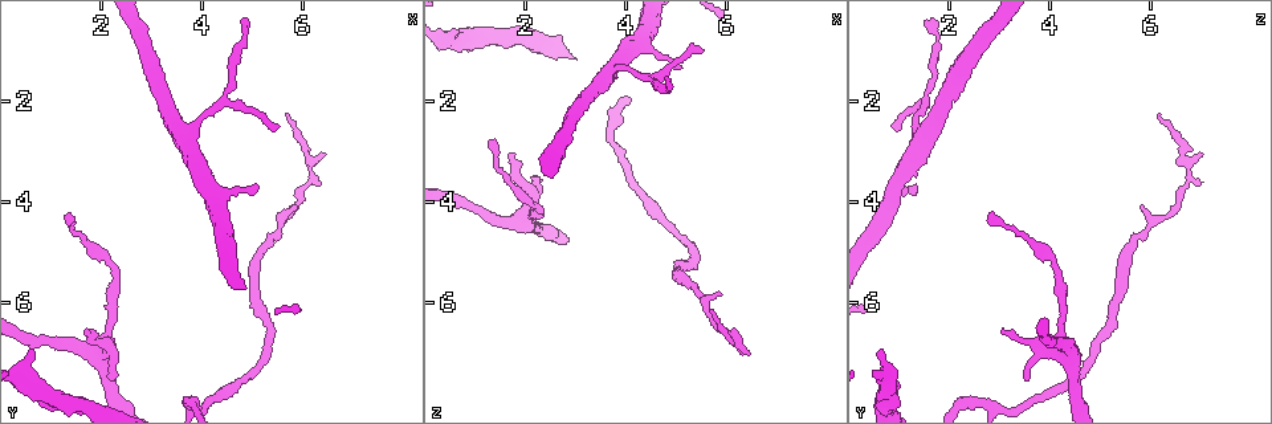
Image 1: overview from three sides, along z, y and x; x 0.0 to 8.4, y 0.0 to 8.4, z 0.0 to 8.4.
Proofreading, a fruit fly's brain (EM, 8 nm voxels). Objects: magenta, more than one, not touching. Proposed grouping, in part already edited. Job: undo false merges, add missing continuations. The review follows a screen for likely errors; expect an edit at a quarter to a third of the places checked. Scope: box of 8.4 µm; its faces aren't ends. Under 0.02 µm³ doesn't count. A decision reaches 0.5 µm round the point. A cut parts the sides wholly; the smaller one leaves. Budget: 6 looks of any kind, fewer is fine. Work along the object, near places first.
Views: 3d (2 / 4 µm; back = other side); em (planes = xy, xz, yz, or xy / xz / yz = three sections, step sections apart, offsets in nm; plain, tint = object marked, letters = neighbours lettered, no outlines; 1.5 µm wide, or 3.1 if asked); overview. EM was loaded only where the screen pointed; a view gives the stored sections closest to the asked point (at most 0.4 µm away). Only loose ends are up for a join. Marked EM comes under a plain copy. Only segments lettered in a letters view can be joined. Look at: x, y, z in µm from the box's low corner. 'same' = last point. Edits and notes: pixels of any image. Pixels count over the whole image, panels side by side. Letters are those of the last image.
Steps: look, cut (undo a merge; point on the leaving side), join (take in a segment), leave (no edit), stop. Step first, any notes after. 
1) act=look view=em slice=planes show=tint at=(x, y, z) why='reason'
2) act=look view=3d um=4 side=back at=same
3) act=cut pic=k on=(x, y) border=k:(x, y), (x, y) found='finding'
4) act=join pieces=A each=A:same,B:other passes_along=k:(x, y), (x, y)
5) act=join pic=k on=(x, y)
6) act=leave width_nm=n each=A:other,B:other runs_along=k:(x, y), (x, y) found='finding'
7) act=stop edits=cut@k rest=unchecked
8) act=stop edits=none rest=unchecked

act=look view=em slice=xy step=8 show=tint at=(2.15, 7.55, 3.60) why='free end'

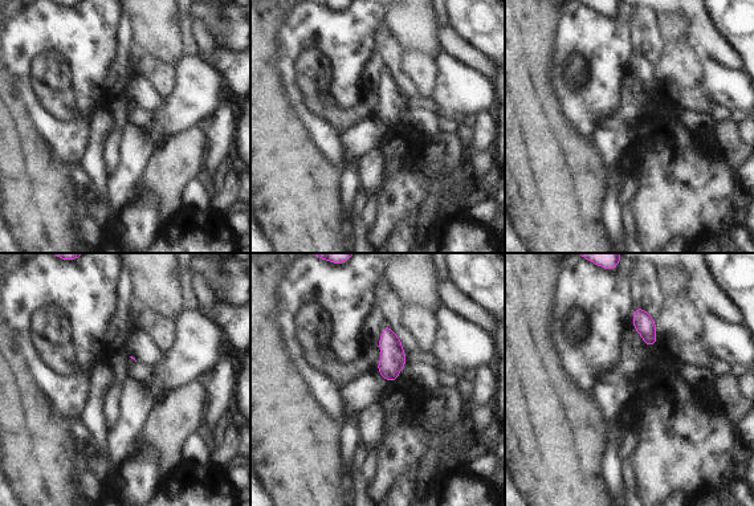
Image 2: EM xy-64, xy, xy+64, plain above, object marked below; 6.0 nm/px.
act=look view=em slice=planes show=letters at=same why='another direction'

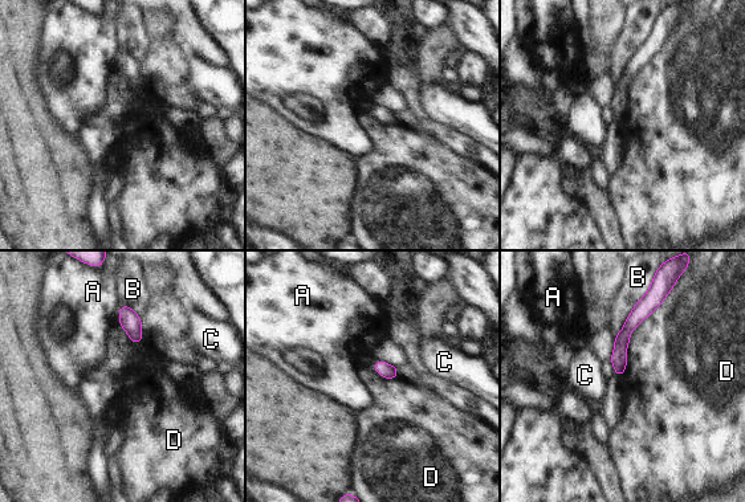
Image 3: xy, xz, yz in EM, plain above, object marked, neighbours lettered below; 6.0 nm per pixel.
act=leave longest_contact=D:550nm each=A:other,B:other,C:other,D:other border=3:(667, 297), (634, 329), (619, 376) found='none of them fits'

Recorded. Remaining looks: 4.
act=look view=3d um=2 side=back at=(1.45, 4.35, 2.75) why='long arm stops here'

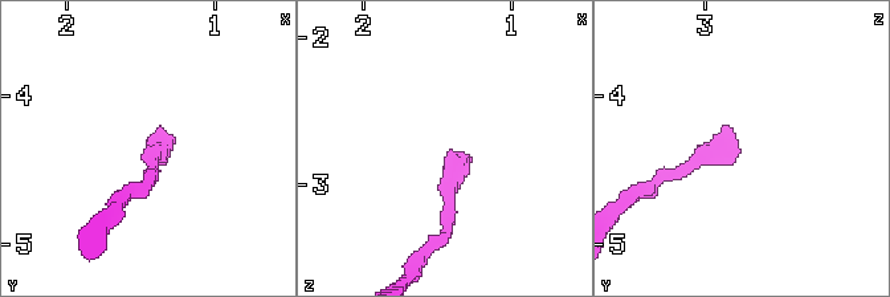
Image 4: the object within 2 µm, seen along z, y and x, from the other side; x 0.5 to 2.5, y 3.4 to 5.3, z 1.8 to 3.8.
act=look view=em slice=planes show=letters at=(1.42, 4.38, 2.76) why='shape alone is not enough'

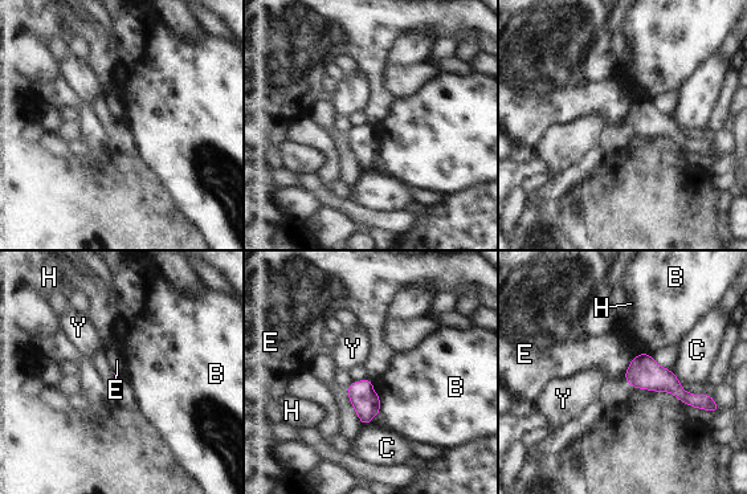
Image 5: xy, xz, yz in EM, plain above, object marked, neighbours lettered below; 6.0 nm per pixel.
act=leave each=B:other,C:other,E:other,H:other,Y:other found='none of them fits'

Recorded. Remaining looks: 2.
act=look view=em slice=planes show=letters at=(5.50, 2.50, 1.05)

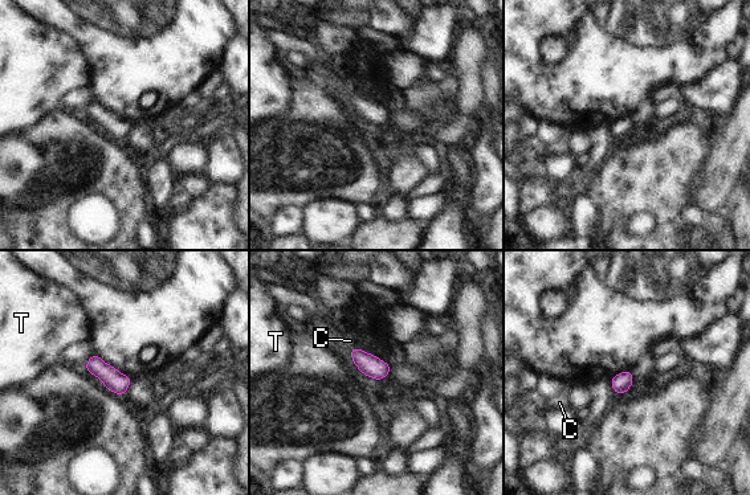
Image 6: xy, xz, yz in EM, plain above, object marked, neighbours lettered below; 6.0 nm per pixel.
act=leave width_nm=120 each=C:other,T:other border=6:(350, 347), (358, 347), (363, 351) found='no lettered segment goes on from it'

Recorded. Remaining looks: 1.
act=stop edits=none rest=unchecked

